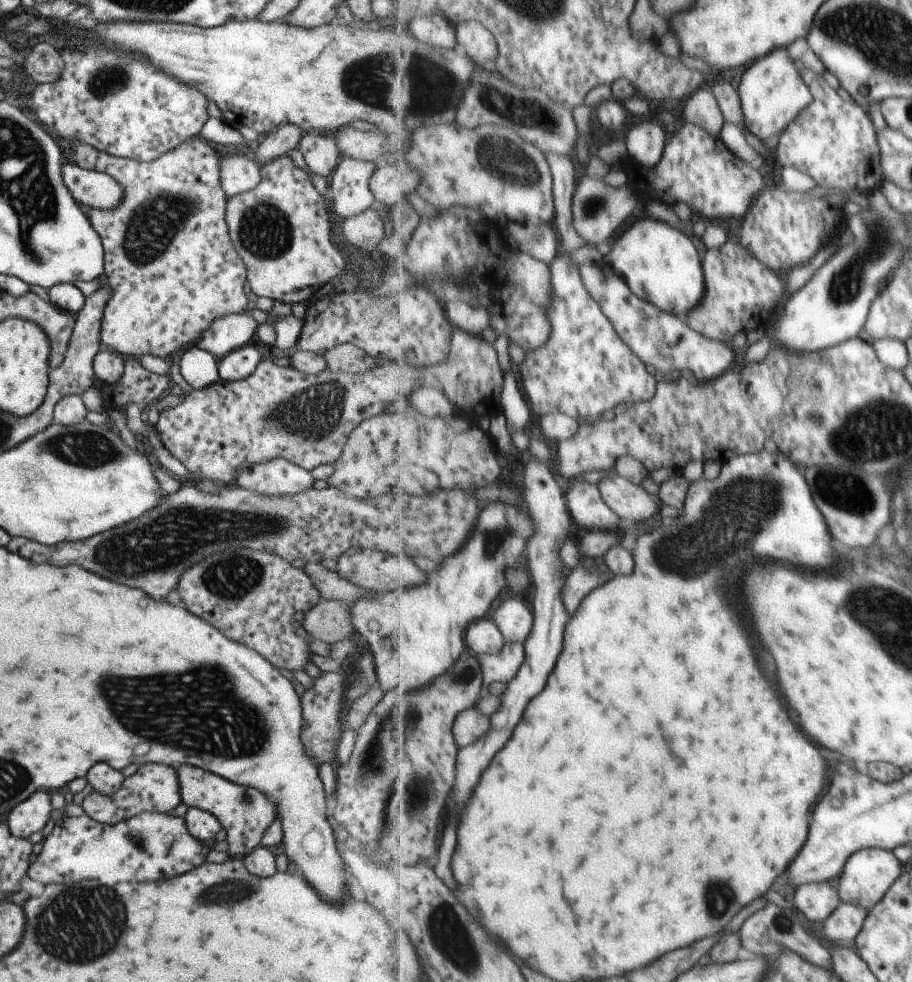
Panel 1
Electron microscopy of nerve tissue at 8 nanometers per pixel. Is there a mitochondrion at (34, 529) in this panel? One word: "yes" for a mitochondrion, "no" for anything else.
no

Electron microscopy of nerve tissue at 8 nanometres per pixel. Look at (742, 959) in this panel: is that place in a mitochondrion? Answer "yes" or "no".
no

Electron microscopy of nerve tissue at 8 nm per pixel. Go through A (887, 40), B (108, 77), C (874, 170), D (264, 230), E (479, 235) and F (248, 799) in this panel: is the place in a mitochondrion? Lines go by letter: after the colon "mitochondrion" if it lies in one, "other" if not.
A: mitochondrion
B: mitochondrion
C: other
D: mitochondrion
E: other
F: mitochondrion

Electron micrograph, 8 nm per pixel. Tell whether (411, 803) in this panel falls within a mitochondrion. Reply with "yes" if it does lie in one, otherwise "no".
yes

